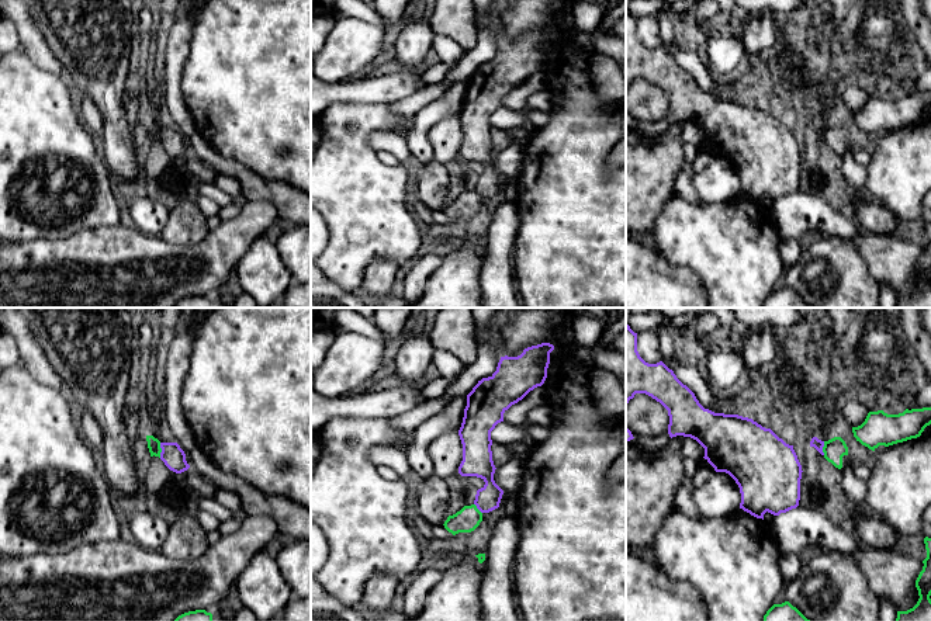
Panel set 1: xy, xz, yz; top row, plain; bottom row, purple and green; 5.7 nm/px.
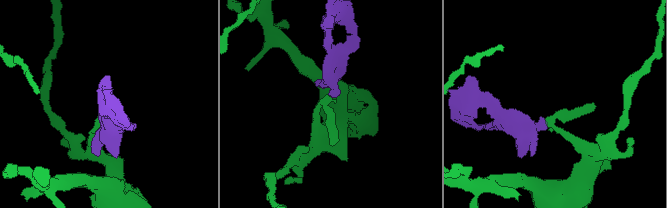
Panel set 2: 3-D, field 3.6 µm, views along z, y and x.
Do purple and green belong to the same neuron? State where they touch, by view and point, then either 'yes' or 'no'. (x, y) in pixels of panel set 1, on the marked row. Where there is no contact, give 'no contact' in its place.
meets purple in xy at (162, 450); no

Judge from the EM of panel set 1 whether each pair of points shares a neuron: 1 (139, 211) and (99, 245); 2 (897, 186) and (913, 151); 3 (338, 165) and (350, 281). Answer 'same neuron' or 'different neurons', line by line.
1: different neurons
2: same neuron
3: same neuron

